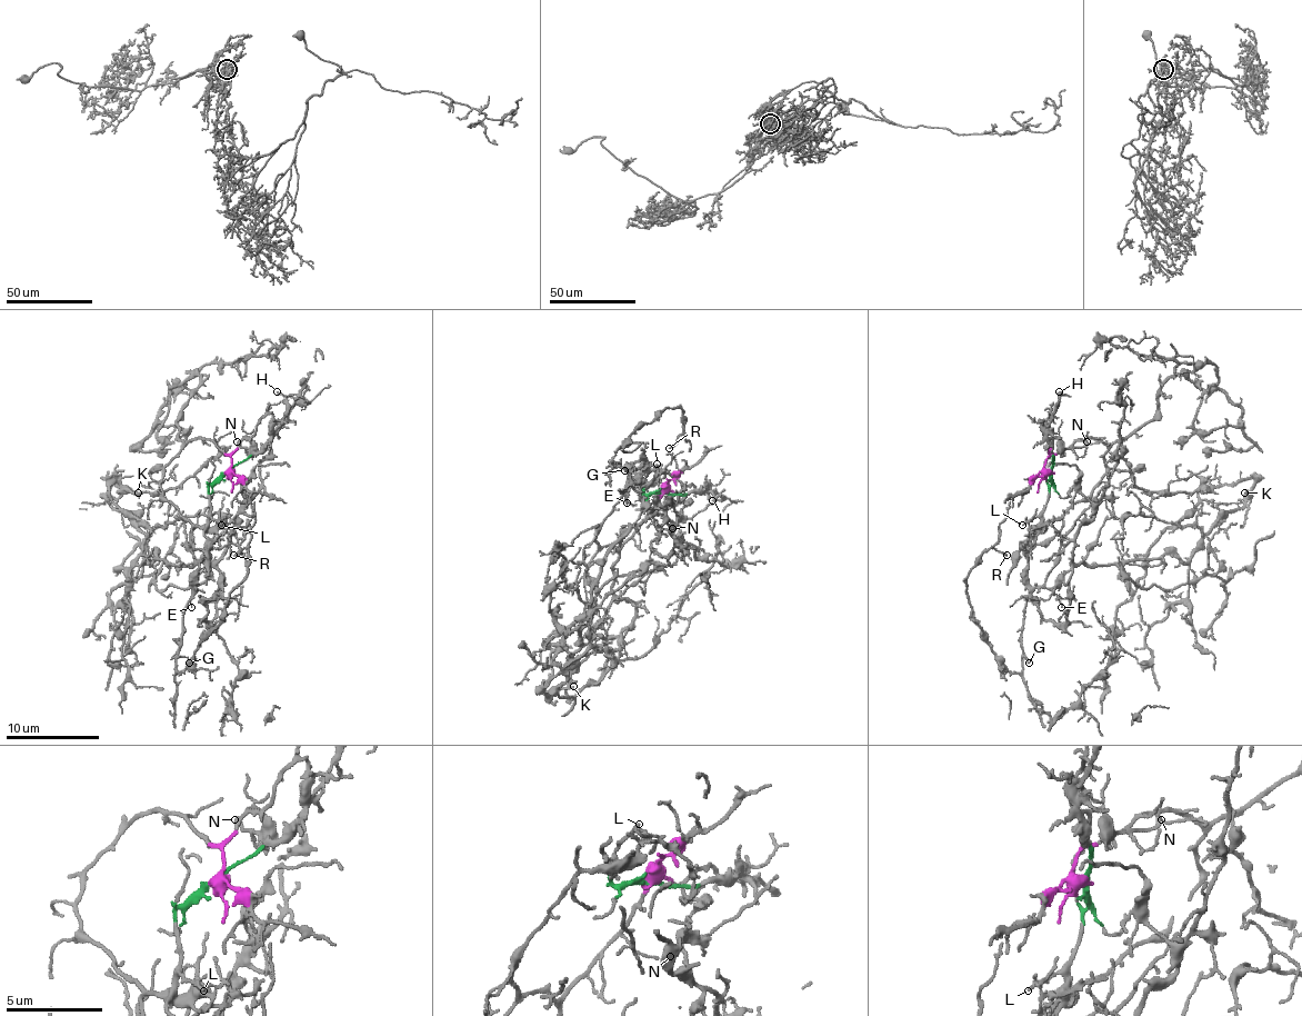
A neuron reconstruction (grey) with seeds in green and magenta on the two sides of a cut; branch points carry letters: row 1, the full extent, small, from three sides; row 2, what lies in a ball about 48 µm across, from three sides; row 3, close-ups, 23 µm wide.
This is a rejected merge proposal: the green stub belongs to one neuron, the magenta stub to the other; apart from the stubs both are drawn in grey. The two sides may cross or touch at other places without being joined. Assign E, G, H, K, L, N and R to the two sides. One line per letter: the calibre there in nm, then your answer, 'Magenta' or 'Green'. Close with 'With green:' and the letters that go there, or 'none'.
E: Thickness 110 nm. Green
G: Thickness 130 nm. Green
H: Thickness 130 nm. Green
K: Thickness 140 nm. Magenta
L: Thickness 130 nm. Green
N: Thickness 100 nm. Magenta
R: Thickness 110 nm. Green
With green: E, G, H, L, R

